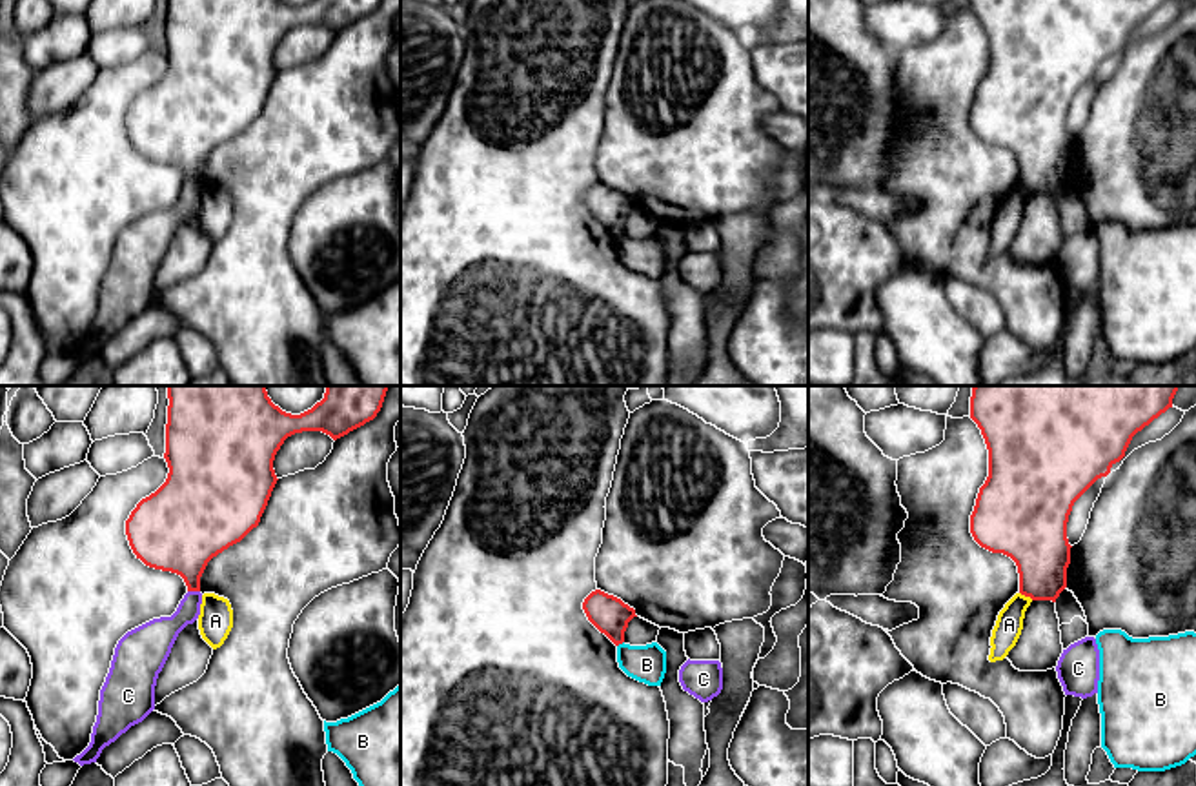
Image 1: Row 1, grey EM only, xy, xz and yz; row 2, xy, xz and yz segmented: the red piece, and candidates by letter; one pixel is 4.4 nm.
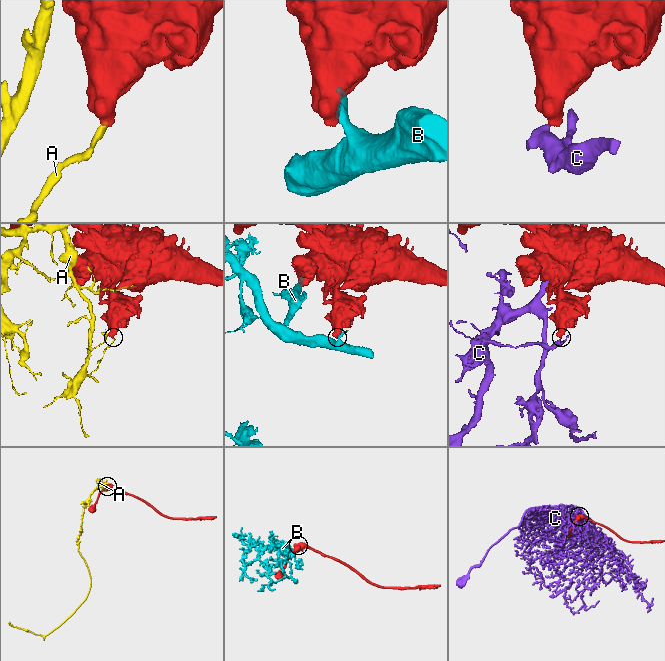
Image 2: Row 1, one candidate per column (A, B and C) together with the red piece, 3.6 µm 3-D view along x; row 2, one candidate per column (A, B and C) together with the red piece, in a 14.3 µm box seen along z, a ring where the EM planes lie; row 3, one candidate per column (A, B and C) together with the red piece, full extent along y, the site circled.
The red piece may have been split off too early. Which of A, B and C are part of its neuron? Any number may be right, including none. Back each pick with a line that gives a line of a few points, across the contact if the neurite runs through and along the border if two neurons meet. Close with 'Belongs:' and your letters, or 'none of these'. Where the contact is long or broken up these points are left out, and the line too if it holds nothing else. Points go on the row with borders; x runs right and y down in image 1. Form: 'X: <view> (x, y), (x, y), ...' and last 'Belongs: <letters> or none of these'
Belongs: none of these

